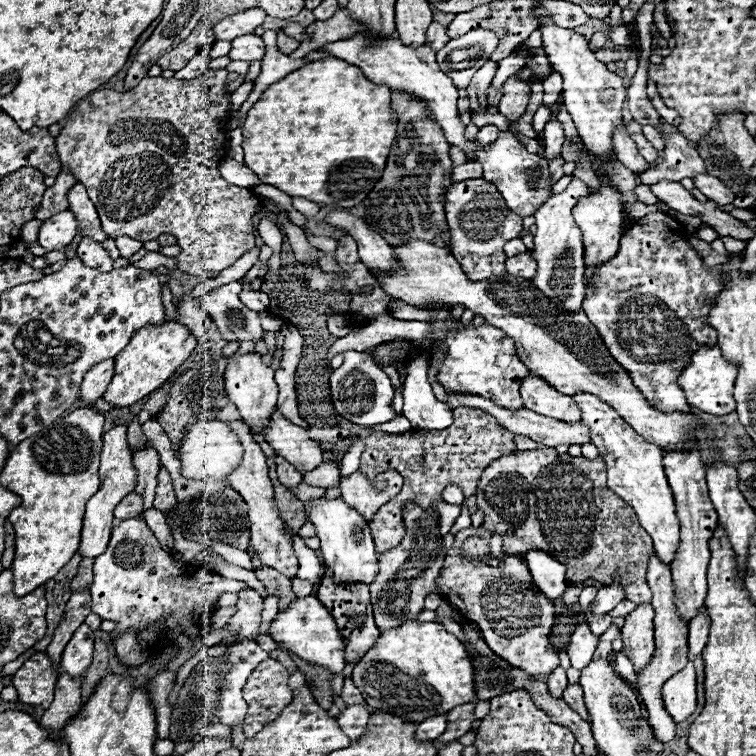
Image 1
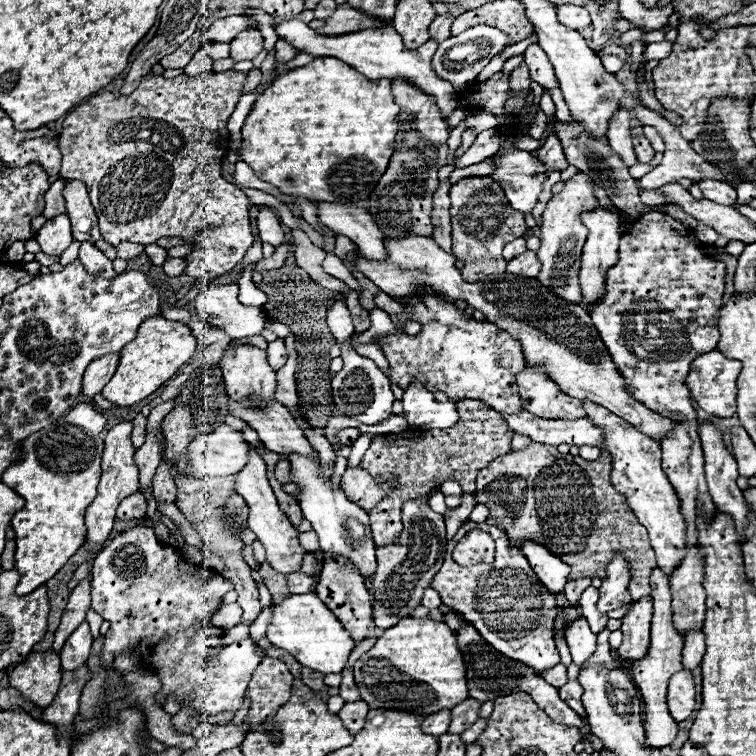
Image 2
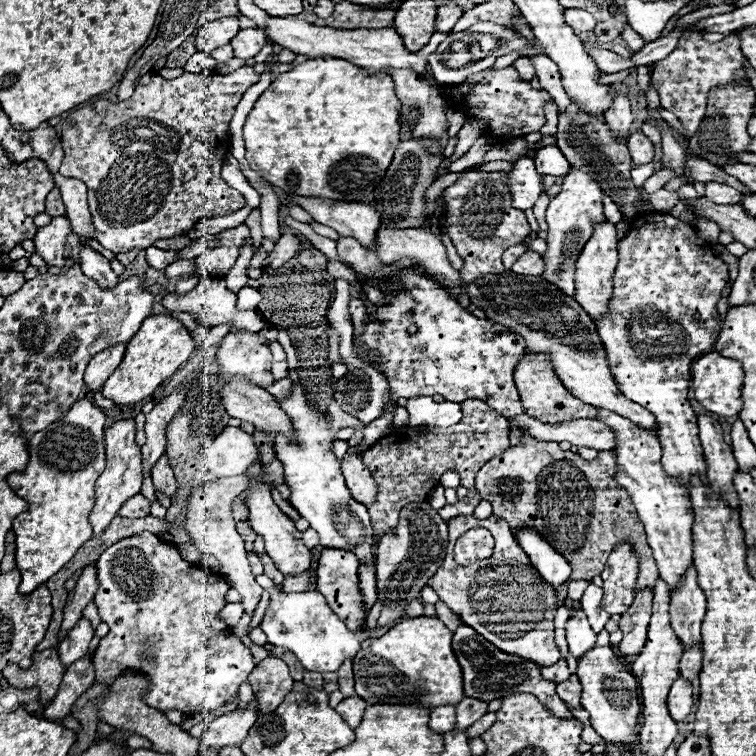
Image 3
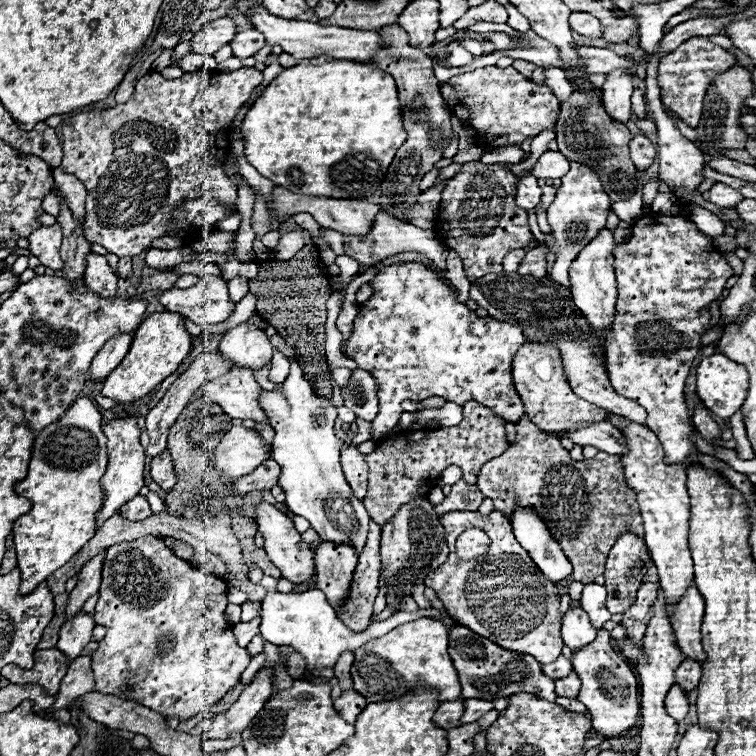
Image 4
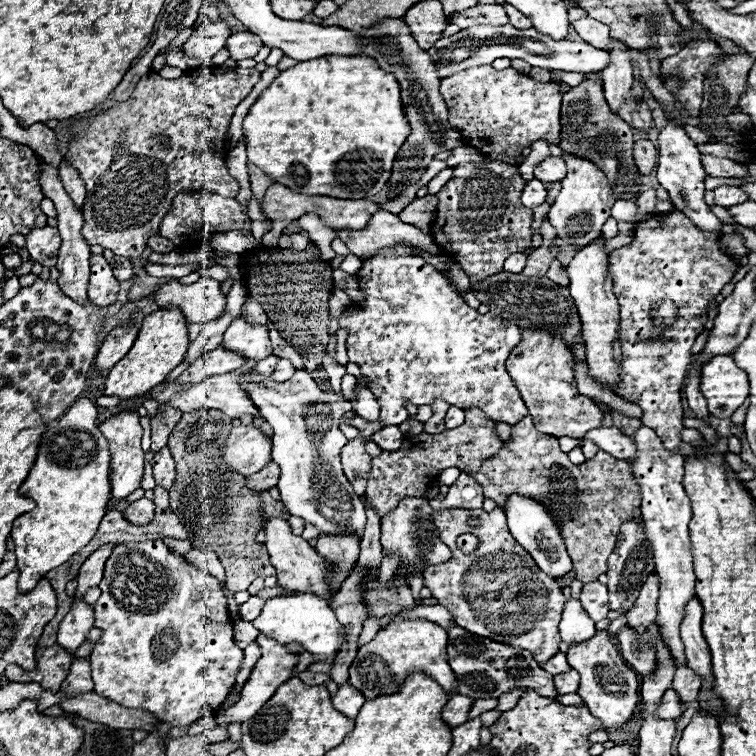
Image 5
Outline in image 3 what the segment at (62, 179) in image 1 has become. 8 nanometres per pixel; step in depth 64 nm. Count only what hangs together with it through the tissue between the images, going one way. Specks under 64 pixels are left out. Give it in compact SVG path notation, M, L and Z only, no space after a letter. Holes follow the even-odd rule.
M54 188L48 196L46 196L46 212L54 218L54 216L64 216L64 202L60 198L60 190Z

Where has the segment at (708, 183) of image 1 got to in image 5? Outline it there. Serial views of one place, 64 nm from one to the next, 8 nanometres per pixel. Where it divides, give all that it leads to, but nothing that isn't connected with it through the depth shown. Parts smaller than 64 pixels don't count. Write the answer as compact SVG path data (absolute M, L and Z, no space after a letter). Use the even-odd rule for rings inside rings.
M718 186L714 190L714 204L730 208L734 204L742 204L748 200L748 194L742 192L738 186Z

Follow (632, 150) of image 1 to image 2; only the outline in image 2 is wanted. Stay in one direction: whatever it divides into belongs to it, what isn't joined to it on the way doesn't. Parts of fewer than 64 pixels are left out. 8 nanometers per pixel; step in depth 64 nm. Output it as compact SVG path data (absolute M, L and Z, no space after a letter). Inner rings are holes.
M620 106L610 122L608 122L608 140L610 140L610 146L614 146L614 150L618 150L618 154L622 154L622 160L628 164L628 166L634 166L638 160L636 160L636 154L632 152L632 142L630 142L630 110Z

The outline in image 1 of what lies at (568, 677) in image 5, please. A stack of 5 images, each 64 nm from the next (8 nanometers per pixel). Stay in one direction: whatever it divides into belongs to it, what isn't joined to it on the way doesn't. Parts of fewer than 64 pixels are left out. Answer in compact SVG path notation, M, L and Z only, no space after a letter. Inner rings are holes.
M568 684L566 690L562 692L562 700L566 700L566 704L572 710L576 710L584 720L590 720L588 712L586 712L586 706L584 706L584 700L582 700L582 688L580 688L580 684Z

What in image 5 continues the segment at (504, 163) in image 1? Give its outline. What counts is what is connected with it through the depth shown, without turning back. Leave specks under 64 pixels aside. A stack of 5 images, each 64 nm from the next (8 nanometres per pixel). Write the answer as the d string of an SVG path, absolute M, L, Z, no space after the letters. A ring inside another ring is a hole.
M530 180L526 182L526 188L522 192L522 204L526 208L536 208L540 204L544 204L548 198L548 192L544 188L544 184L540 180Z

